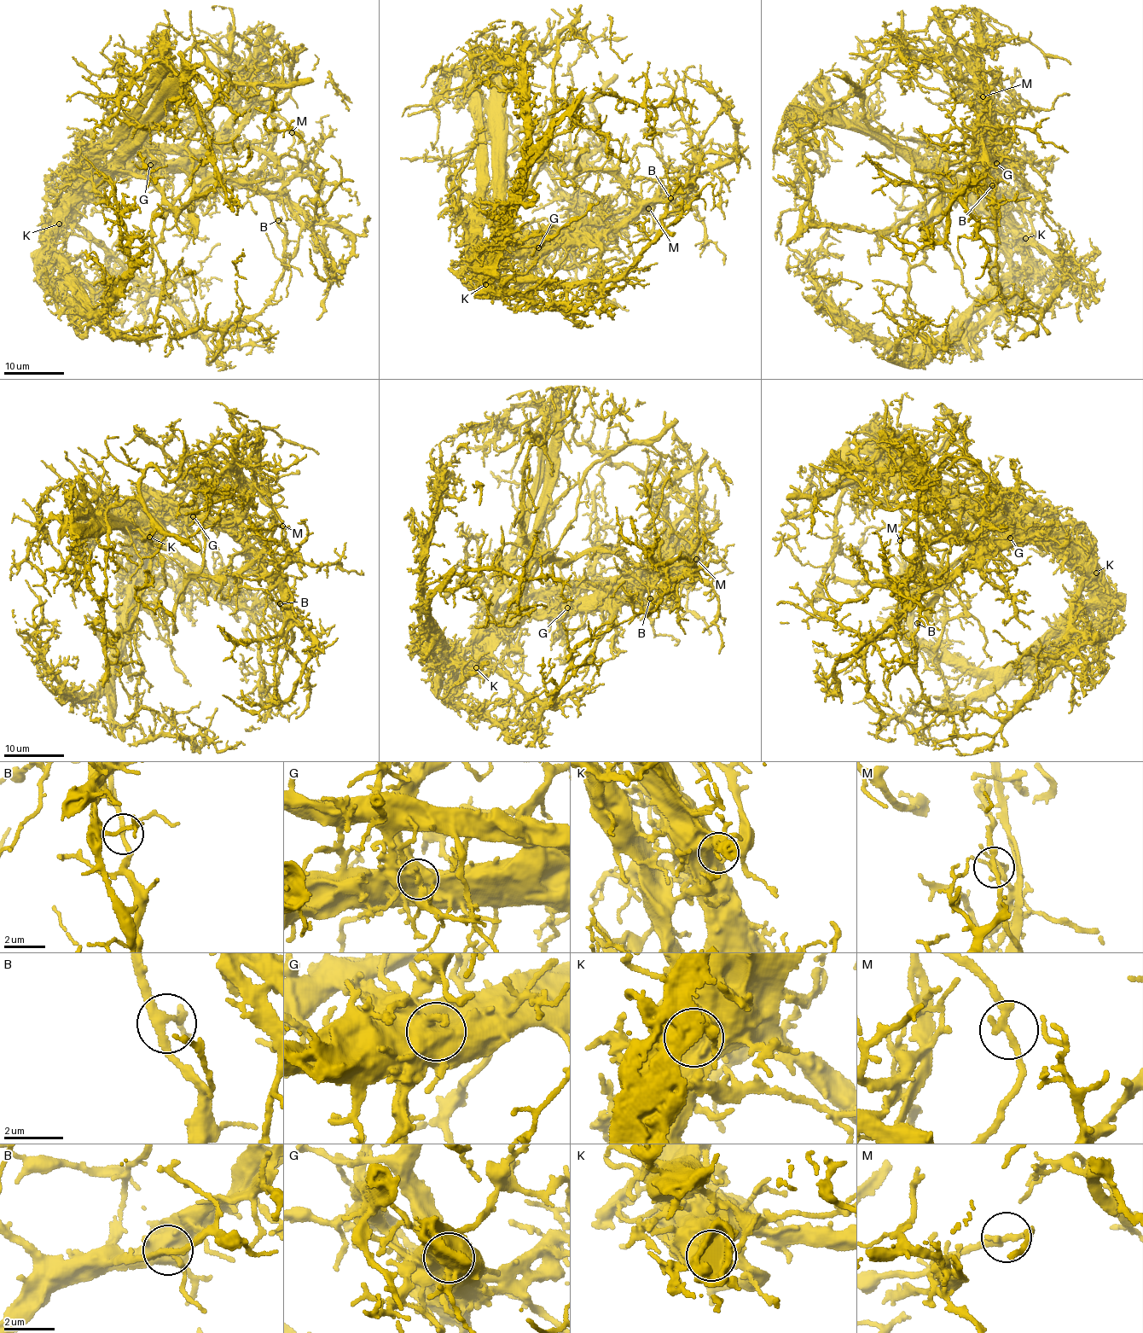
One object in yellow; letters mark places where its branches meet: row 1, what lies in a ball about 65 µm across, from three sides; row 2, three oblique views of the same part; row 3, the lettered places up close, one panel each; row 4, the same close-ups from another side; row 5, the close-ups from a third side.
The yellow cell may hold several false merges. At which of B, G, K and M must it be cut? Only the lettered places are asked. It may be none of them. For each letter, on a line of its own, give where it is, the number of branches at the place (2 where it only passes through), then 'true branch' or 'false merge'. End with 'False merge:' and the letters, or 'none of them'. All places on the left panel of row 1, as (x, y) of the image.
B: at (278, 220); 3 branches meet; true branch
G: at (150, 165); 1 branches meet; false merge
K: at (59, 224); 2 branches meet; true branch
M: at (292, 132); 2 branches meet; false merge
False merge: G, M

